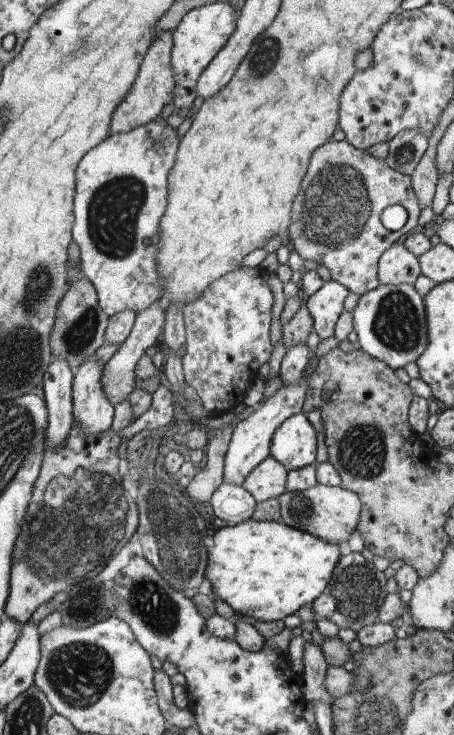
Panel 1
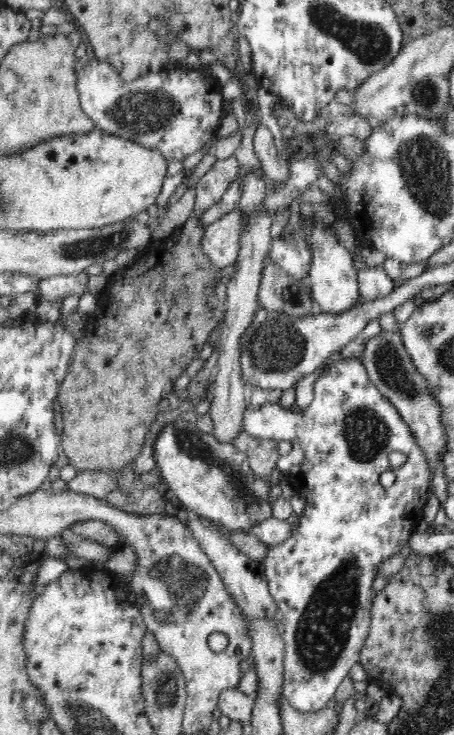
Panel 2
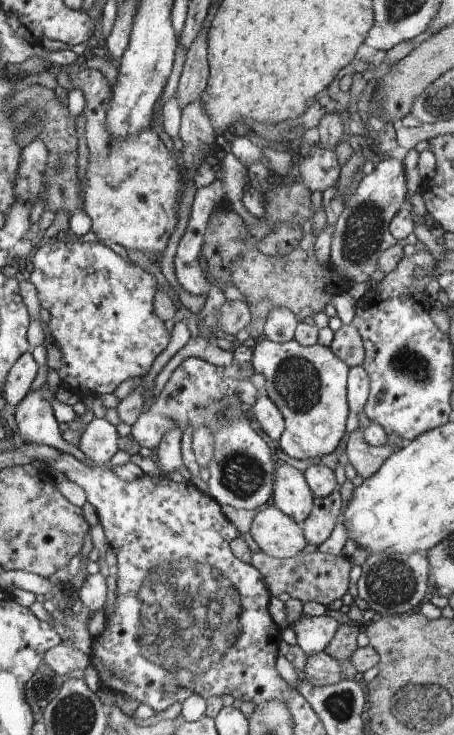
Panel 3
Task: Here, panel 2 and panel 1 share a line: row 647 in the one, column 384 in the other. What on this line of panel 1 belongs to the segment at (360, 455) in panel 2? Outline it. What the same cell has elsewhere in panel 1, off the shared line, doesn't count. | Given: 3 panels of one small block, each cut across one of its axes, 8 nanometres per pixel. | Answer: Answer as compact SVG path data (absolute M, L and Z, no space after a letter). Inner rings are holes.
M410 284L378 285L374 290L367 291L358 300L353 310L353 326L358 334L357 347L368 352L370 356L385 361L390 368L404 368L408 362L416 362L426 350L429 342L428 313L424 308L422 296Z

